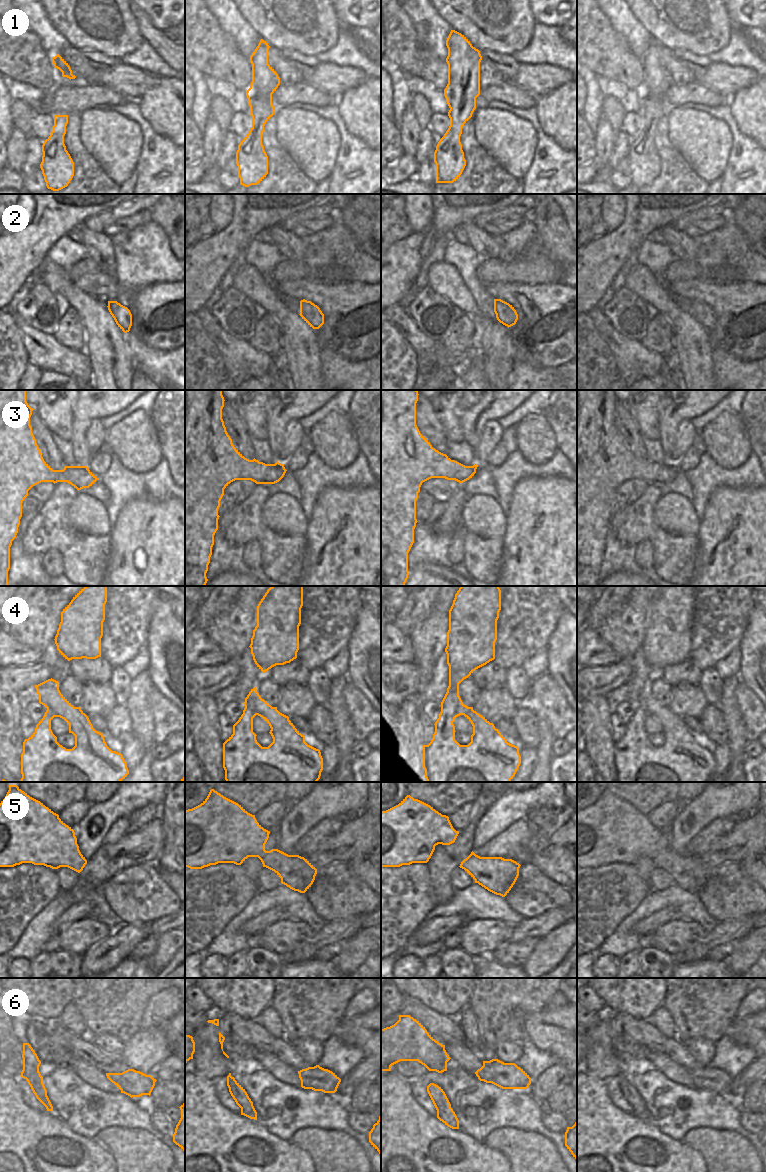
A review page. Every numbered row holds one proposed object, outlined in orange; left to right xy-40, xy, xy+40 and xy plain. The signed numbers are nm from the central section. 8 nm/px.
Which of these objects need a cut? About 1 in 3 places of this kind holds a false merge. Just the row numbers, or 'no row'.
no row

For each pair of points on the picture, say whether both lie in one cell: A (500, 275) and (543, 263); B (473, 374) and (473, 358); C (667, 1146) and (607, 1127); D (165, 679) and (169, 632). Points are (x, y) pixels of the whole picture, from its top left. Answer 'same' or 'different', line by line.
A: same
B: same
C: same
D: same

